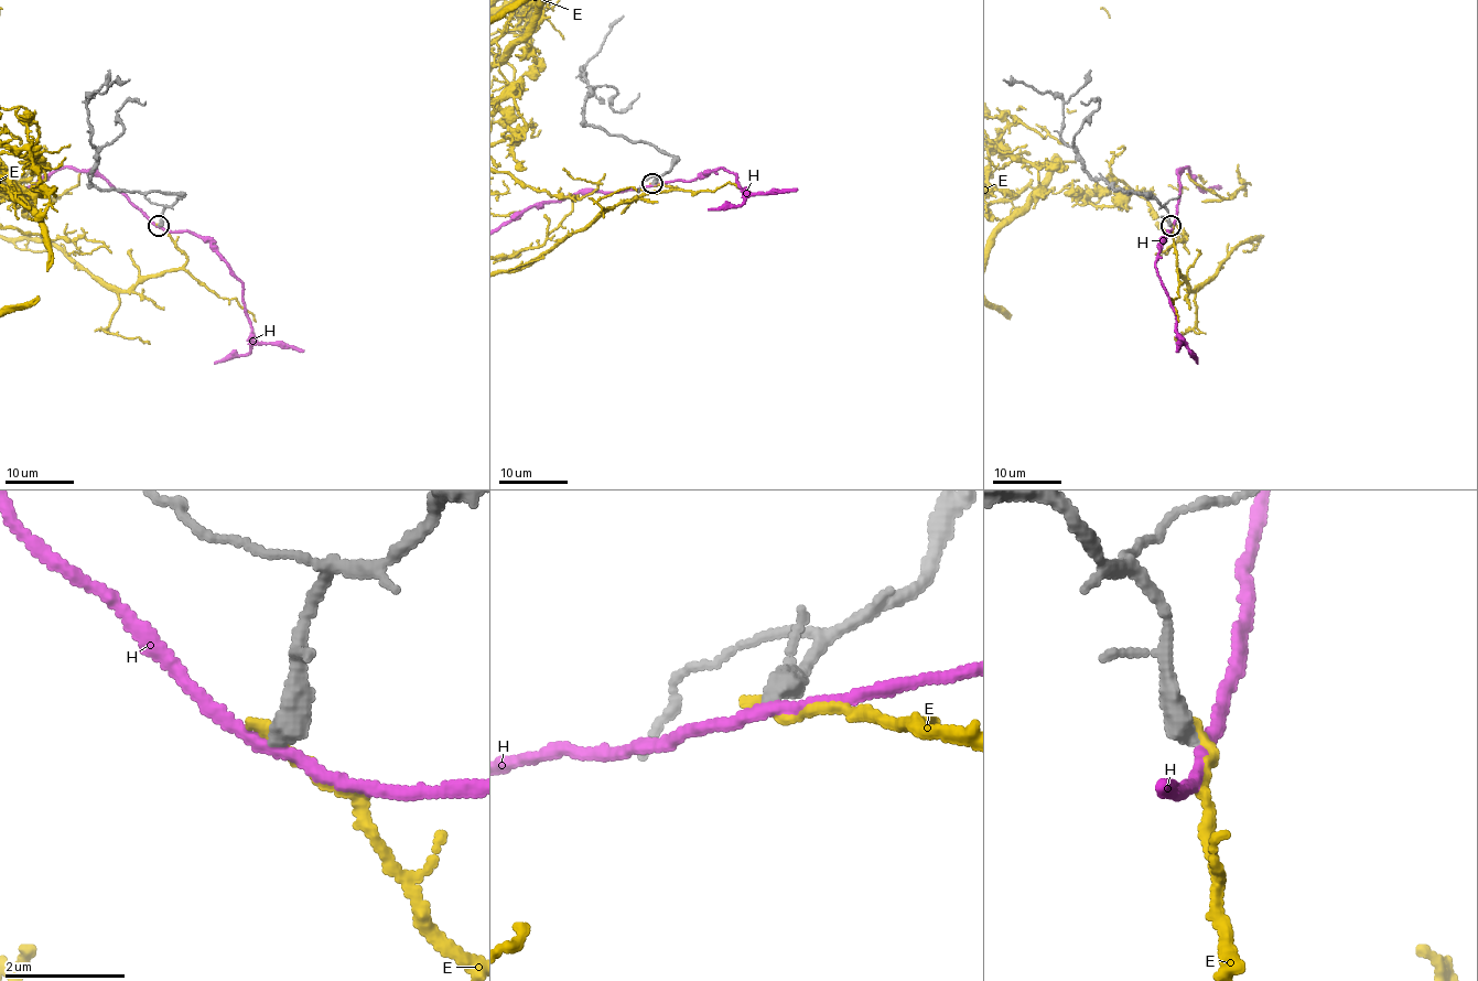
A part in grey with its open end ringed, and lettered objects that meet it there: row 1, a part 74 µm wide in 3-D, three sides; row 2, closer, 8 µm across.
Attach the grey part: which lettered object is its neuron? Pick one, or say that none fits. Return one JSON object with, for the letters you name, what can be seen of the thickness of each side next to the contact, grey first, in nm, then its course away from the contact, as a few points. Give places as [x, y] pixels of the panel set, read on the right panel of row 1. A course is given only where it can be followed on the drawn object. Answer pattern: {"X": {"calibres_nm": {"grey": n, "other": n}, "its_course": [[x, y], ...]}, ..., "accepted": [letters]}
{"accepted": []}

